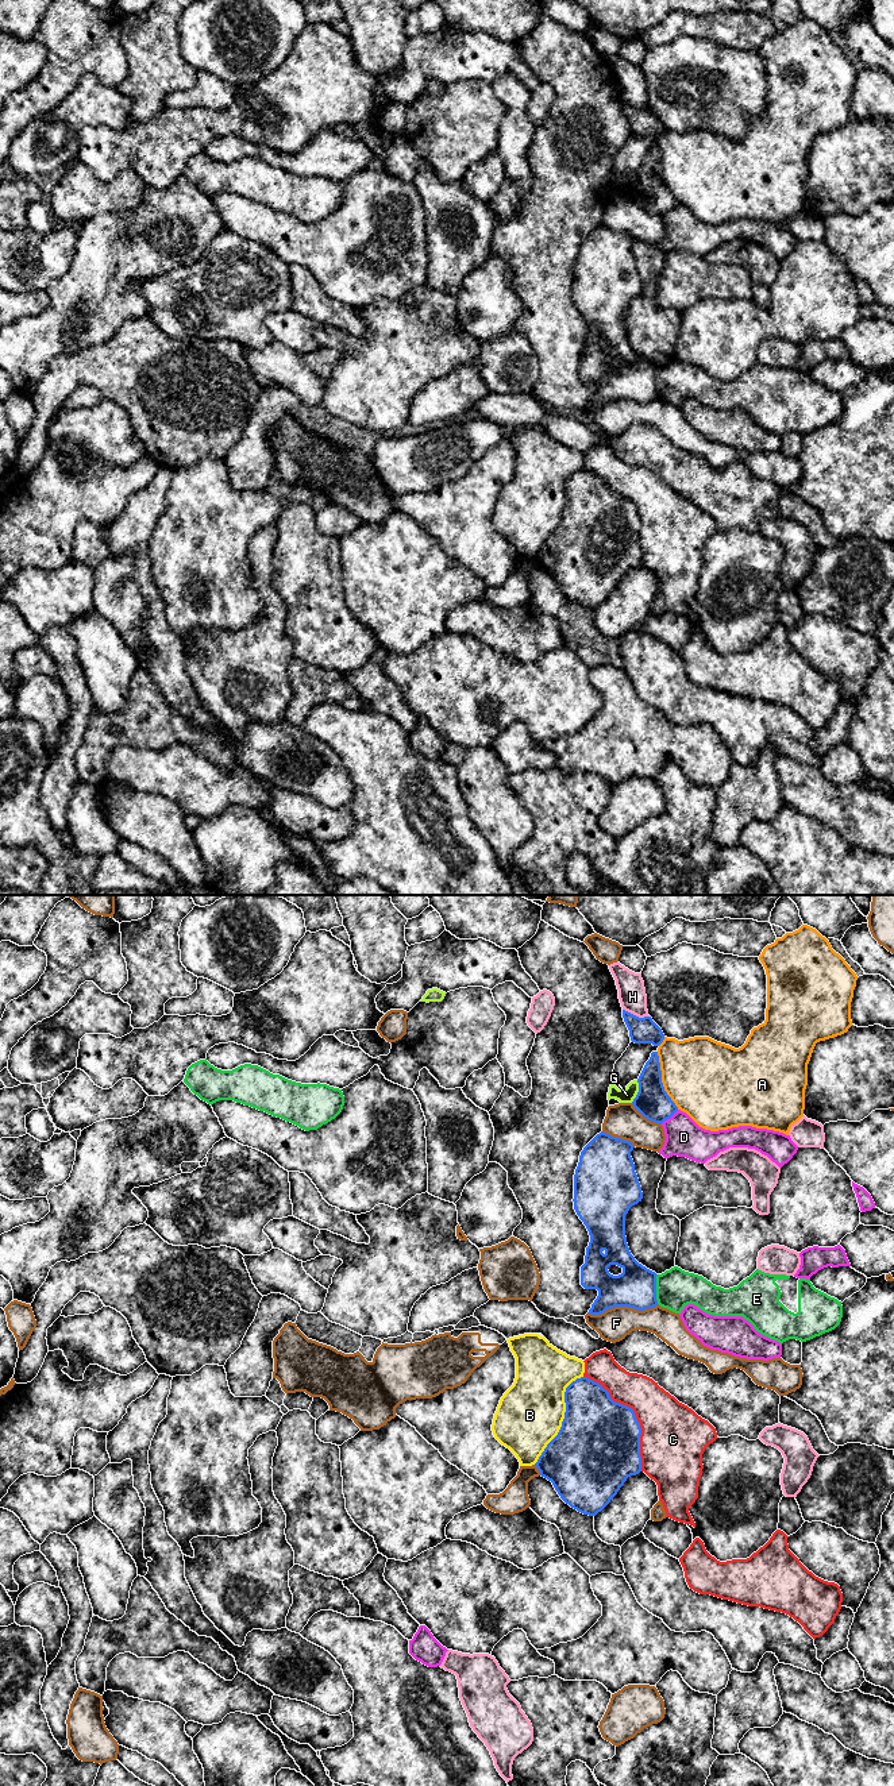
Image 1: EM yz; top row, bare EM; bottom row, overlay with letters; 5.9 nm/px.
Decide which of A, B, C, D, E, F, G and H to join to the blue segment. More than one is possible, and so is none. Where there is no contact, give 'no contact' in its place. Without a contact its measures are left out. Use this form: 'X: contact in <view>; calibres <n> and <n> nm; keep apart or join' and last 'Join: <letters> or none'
A: contact in yz; calibres 200 and 460 nm; keep apart
B: contact in yz; calibres 480 and 400 nm; keep apart
C: contact in yz; calibres 480 and 360 nm; keep apart
D: contact in yz; calibres 200 and 220 nm; keep apart
E: contact in yz; calibres 240 and 240 nm; keep apart
F: contact in yz; calibres 240 and 190 nm; keep apart
G: contact in yz; calibres 200 and 90 nm; keep apart
H: contact in yz; calibres 160 and 160 nm; keep apart
Join: none

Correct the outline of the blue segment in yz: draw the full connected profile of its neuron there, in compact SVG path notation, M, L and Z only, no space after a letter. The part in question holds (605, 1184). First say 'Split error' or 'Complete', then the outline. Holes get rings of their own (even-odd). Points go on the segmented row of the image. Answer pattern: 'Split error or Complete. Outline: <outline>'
Complete. Outline: M604 1131L597 1134L581 1152L574 1174L574 1210L586 1226L590 1242L581 1266L581 1285L597 1289L598 1296L587 1314L601 1315L614 1307L644 1311L658 1305L656 1273L639 1264L631 1254L625 1237L625 1215L643 1199L641 1187L631 1157L633 1145ZM617 1265L623 1273L613 1276L608 1268Z

